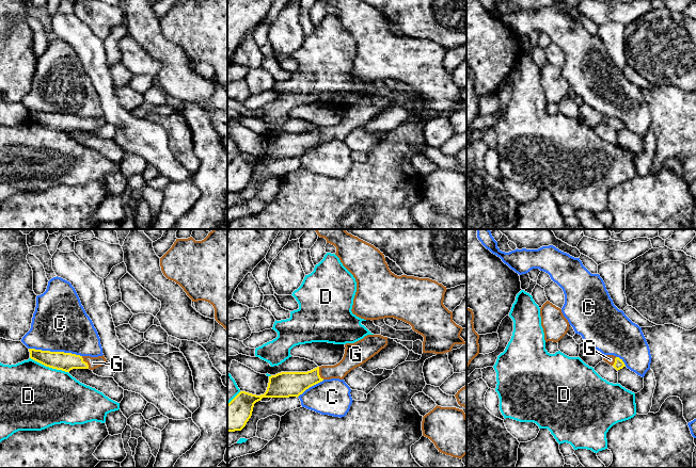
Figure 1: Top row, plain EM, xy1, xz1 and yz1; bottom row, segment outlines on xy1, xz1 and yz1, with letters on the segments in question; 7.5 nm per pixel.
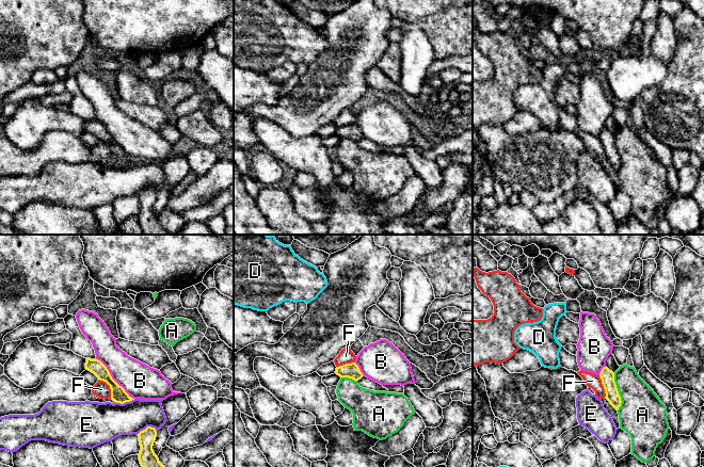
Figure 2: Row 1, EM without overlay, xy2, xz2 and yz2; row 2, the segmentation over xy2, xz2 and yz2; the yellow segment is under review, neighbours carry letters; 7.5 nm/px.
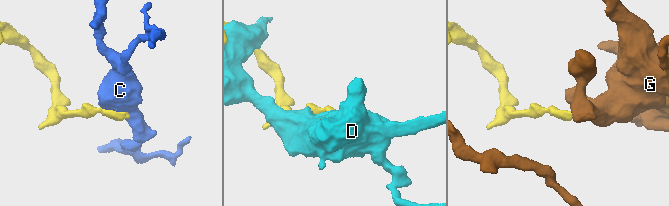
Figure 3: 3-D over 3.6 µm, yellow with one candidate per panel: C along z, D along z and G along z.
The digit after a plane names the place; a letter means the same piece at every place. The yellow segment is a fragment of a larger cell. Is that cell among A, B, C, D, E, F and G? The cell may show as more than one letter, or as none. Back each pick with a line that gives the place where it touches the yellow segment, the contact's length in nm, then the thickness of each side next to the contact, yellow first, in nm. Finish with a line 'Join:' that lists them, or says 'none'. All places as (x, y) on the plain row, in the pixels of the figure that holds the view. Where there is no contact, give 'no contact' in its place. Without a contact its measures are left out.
G: meets yellow in xy1 at (85, 124); contact 110 nm long; 140 nm thick on the yellow side, 90 nm on the other
Join: G

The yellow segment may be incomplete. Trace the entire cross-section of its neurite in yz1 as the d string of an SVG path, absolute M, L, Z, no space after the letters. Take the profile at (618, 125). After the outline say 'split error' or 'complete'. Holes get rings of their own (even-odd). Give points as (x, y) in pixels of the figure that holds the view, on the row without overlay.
M604 116L603 122L608 126L613 127L617 132L626 128L622 120L614 116Z; split error

